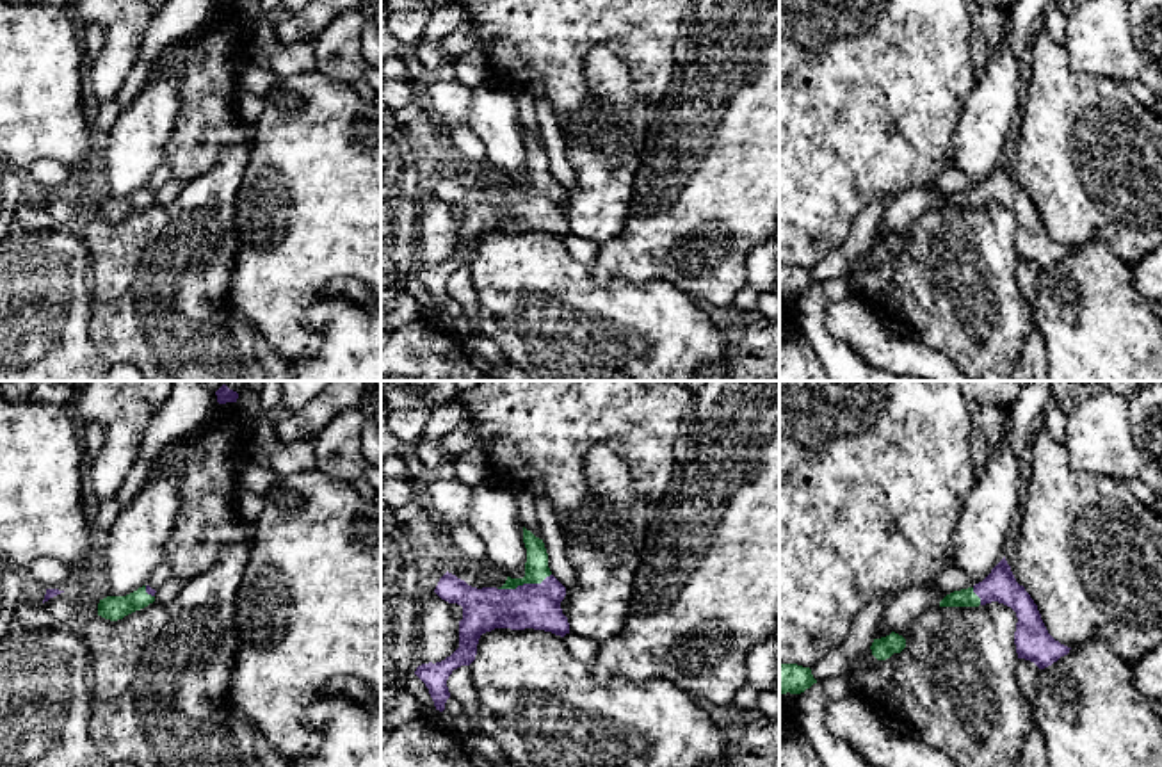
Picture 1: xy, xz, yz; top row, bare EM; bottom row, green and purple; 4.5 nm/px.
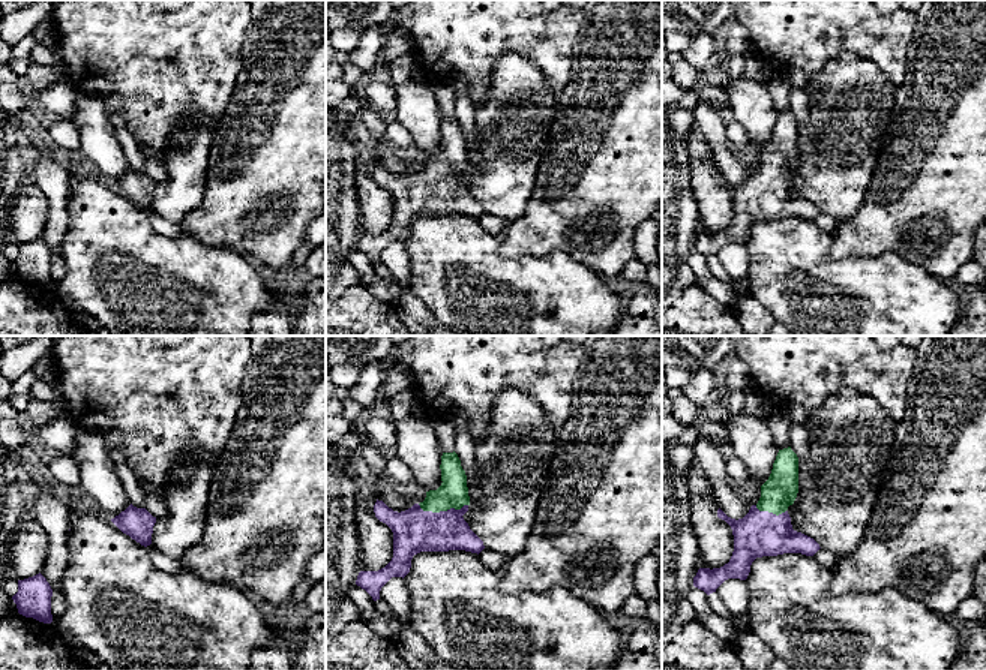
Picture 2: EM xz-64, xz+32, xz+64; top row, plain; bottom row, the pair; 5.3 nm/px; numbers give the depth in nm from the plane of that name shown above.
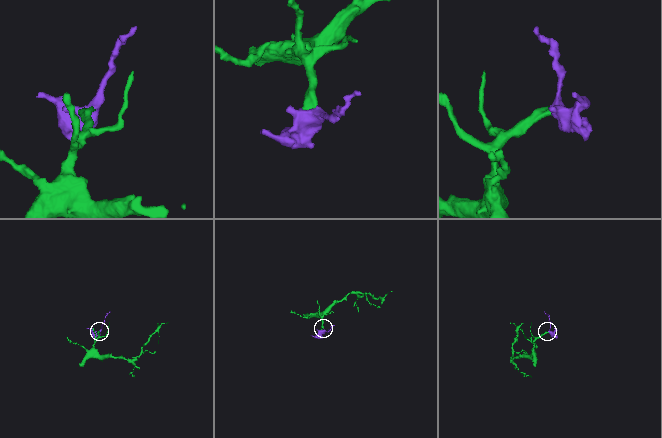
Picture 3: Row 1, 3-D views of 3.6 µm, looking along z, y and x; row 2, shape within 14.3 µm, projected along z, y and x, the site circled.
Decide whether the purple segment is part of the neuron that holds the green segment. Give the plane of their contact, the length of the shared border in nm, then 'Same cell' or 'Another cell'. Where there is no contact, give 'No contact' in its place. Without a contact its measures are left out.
Touches green in xz. Shared border 260 nm. Same cell

